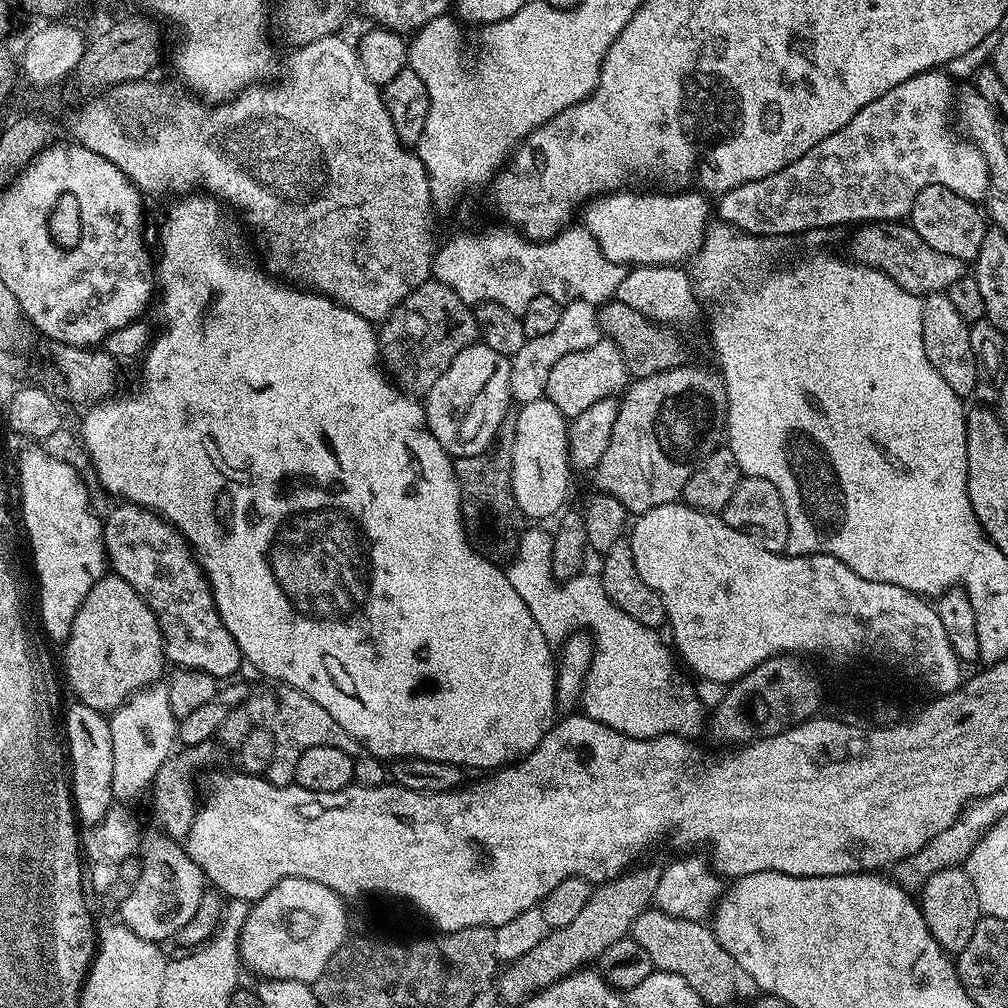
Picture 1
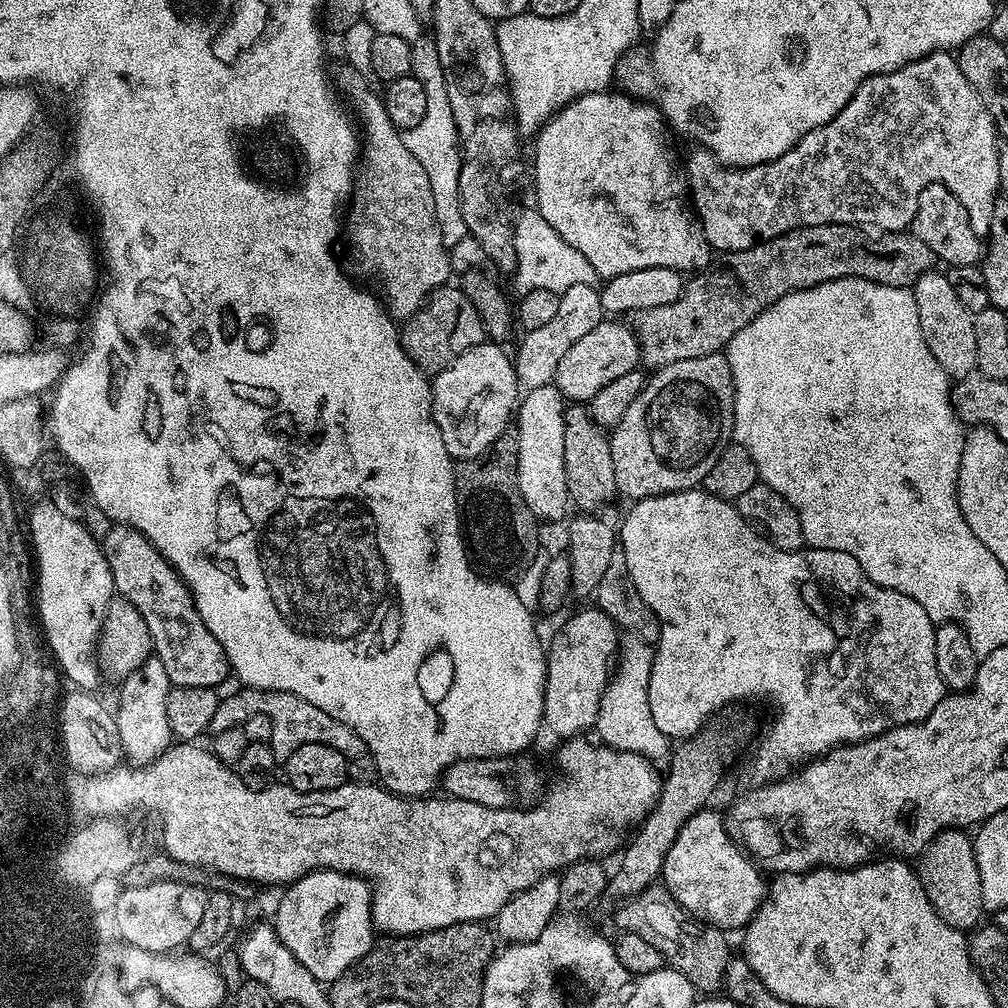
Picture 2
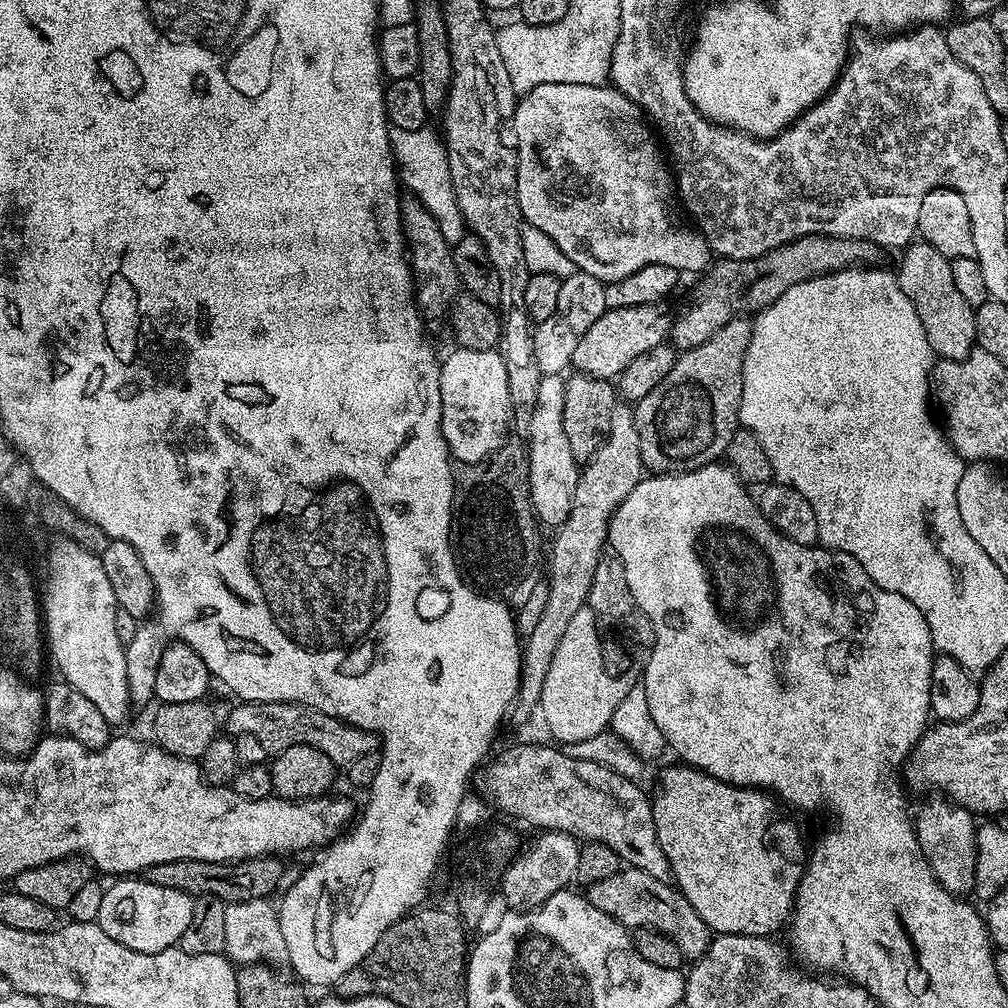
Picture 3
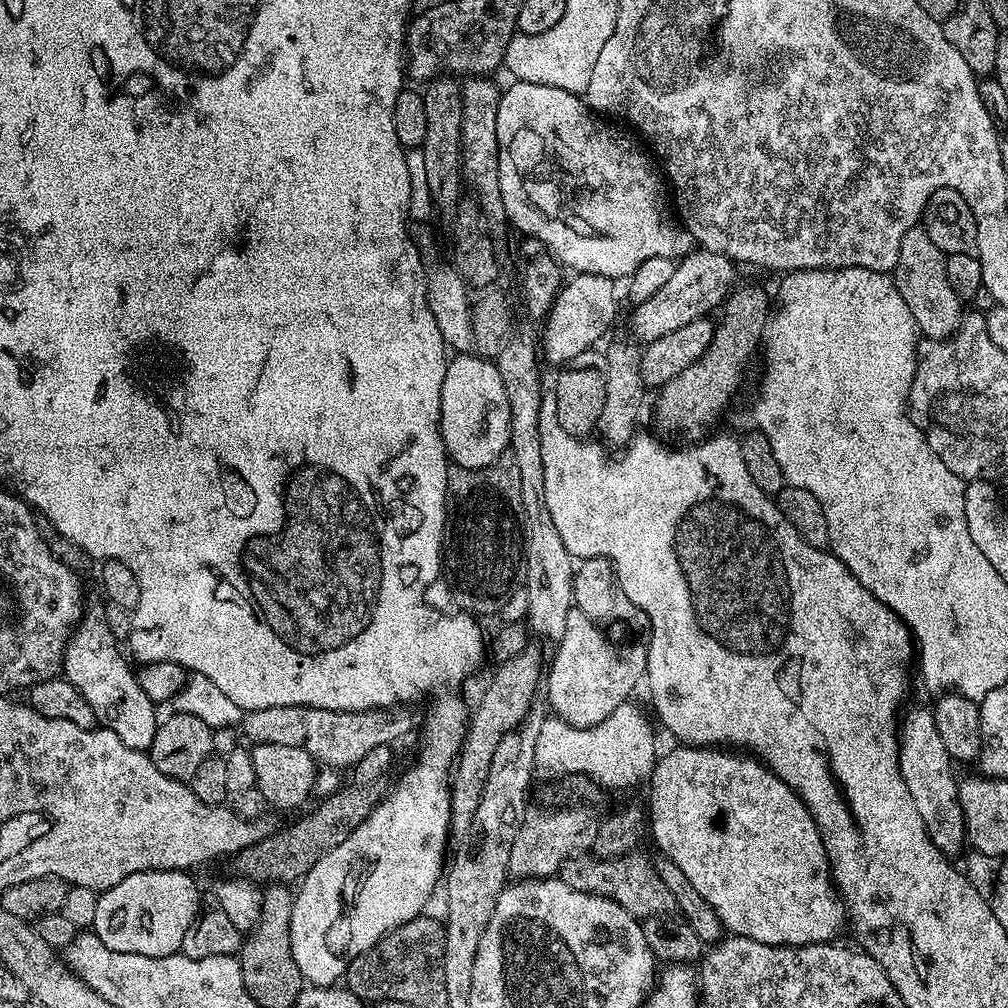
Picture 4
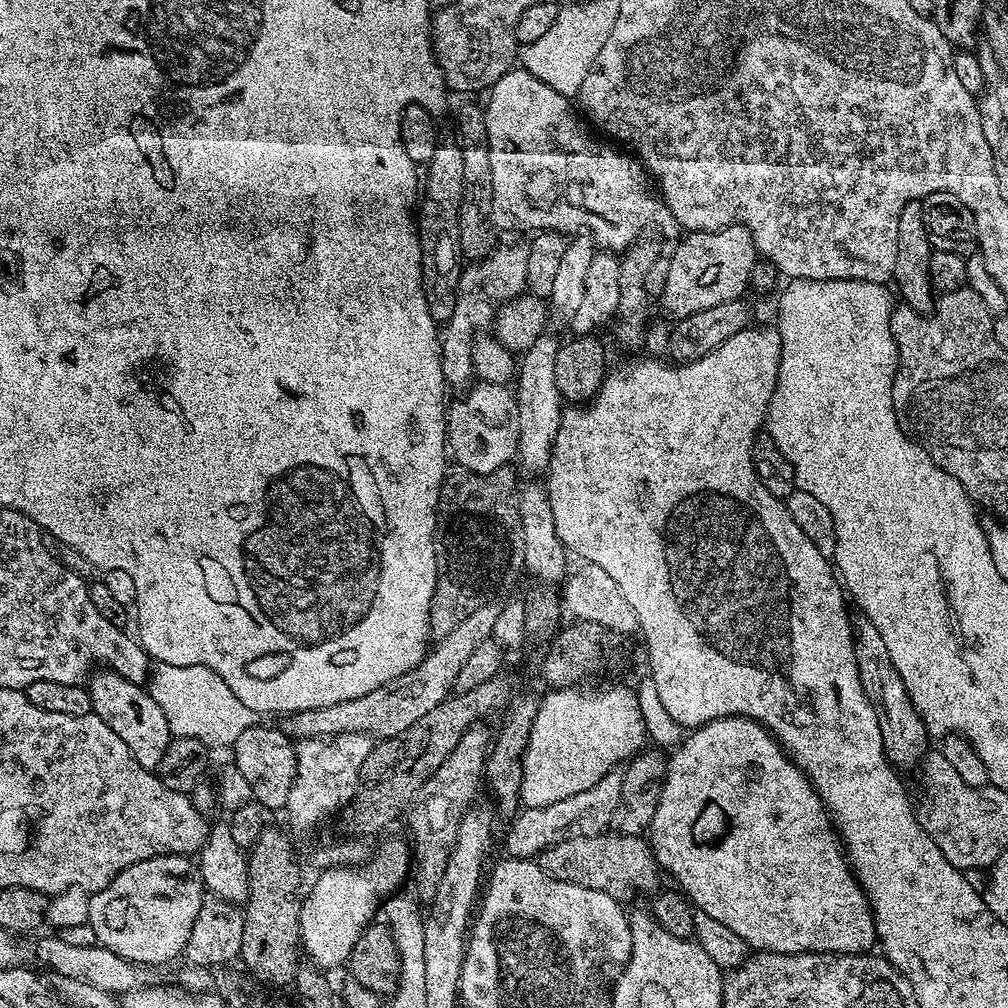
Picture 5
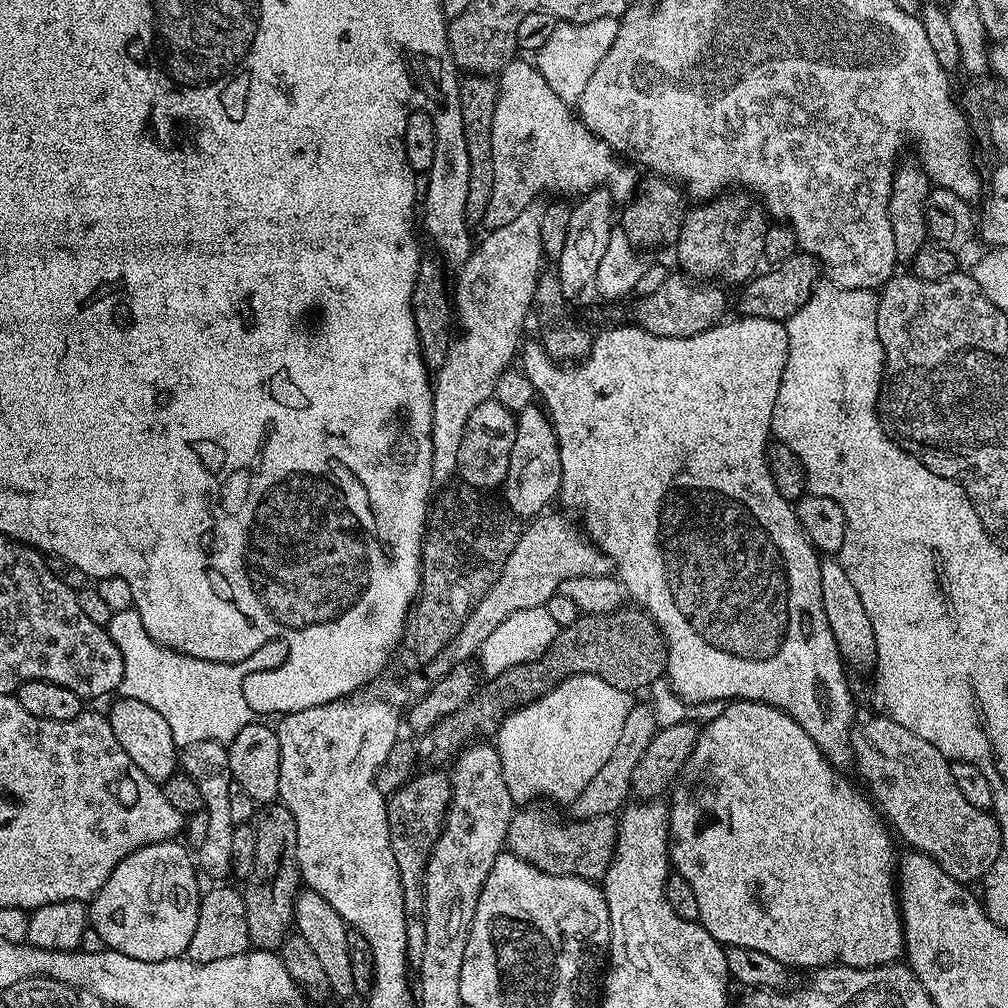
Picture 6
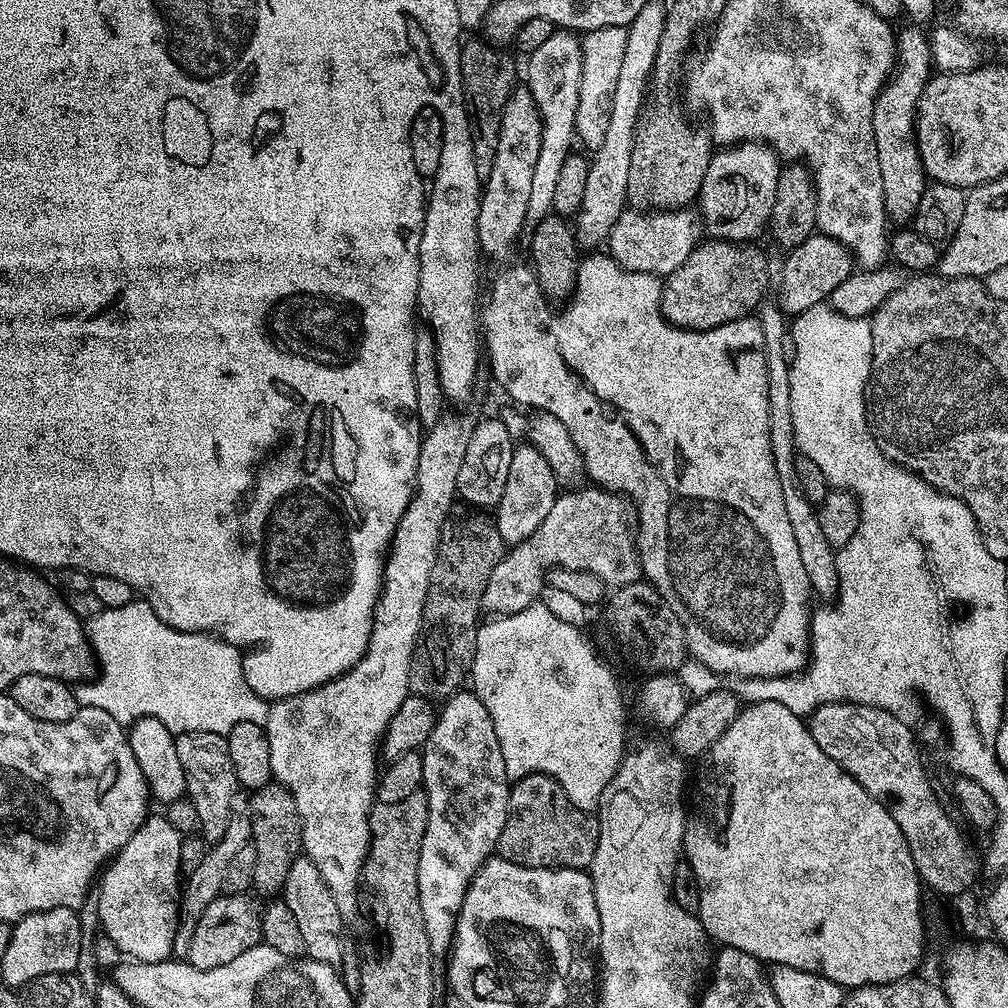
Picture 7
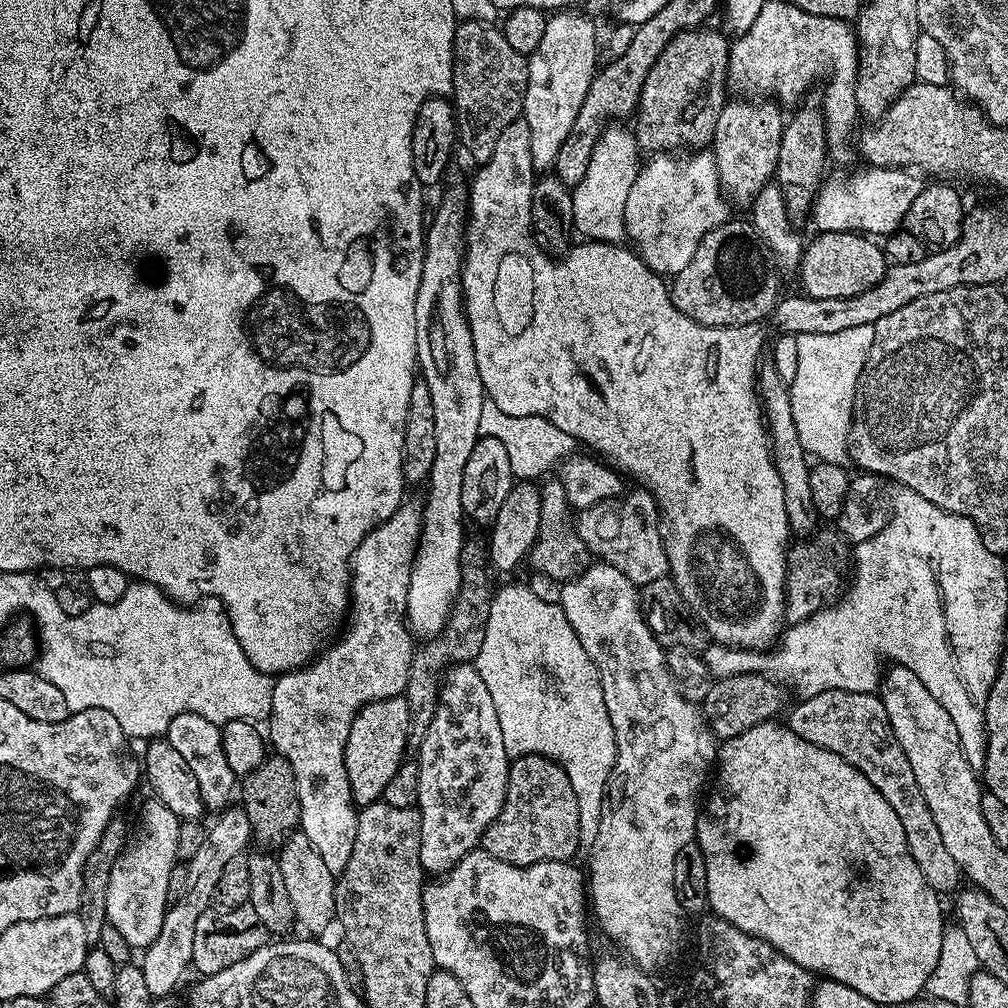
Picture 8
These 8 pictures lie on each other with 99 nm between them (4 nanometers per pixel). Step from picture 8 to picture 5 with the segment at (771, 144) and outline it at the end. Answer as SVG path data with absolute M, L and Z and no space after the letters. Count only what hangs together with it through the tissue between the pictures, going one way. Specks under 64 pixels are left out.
M731 224L713 232L690 232L683 238L685 240L670 252L670 272L662 295L664 308L670 315L683 318L698 314L702 310L710 310L710 306L722 306L722 302L741 299L745 295L744 291L749 291L752 271L758 261L754 238L749 228L744 228L741 224Z

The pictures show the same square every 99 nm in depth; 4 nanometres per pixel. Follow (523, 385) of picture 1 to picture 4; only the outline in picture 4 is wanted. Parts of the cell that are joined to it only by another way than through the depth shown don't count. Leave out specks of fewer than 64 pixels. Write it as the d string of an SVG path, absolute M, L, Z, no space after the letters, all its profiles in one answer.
M577 272L561 288L552 308L552 315L547 317L542 328L542 356L555 366L563 366L570 358L589 351L600 340L600 335L616 320L616 288L610 277L594 273Z

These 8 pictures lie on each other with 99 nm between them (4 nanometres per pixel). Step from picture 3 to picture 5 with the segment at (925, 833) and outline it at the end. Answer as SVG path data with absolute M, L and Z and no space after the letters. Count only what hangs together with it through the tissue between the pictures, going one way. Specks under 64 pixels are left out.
M860 618L855 621L854 635L858 676L866 698L874 706L874 714L878 718L878 730L882 734L884 743L884 753L896 766L912 763L915 765L923 761L930 748L928 745L930 737L920 717L920 711L914 706L898 670L894 670L894 662L890 662L890 650L886 650L886 642L882 642L882 634L878 634L872 621Z

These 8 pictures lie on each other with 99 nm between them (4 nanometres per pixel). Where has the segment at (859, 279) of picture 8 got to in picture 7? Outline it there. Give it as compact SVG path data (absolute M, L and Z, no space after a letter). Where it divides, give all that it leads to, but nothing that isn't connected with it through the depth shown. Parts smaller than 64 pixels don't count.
M813 234L784 257L784 285L780 288L778 303L789 317L825 303L842 282L854 271L852 253L842 243L823 234Z

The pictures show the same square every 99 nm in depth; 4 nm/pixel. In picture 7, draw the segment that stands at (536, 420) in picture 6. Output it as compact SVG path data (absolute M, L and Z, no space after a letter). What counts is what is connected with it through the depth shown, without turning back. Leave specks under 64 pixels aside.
M524 443L521 448L520 445L513 447L506 490L502 490L500 503L494 509L498 534L508 546L521 544L530 538L530 534L534 534L534 530L538 530L538 526L542 526L542 518L546 518L558 495L558 485L550 464L531 443Z

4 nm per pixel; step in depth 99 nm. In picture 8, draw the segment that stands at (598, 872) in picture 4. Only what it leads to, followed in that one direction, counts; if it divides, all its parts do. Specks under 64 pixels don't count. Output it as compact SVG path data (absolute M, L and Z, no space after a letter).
M536 752L513 759L508 765L504 805L498 818L484 831L482 848L502 862L523 868L547 860L571 861L582 845L578 800L566 770Z

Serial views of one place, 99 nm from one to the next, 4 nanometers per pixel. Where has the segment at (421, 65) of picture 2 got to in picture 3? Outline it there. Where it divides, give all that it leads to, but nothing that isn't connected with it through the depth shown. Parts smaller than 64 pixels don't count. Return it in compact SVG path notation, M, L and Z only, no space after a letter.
M425 126L418 130L402 130L401 128L389 127L388 137L392 147L392 156L396 159L399 179L403 187L408 188L413 197L438 222L438 230L442 230L442 238L449 244L454 245L466 235L466 225L460 208L454 198L454 186L450 178L450 166L448 165L448 150L444 146L441 133Z

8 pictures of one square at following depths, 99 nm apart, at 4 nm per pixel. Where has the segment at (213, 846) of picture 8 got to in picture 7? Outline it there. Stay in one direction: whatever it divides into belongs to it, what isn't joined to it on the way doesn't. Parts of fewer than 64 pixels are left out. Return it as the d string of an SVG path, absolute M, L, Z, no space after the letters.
M237 790L232 799L232 813L230 823L226 825L226 834L214 845L214 850L208 850L205 858L202 859L202 866L198 870L186 876L186 883L182 888L180 898L180 923L176 930L175 947L180 950L187 949L190 938L194 934L194 926L198 918L206 911L206 906L214 902L225 891L226 870L230 870L230 861L234 859L234 854L242 850L252 838L252 811L250 810L250 796L247 791Z

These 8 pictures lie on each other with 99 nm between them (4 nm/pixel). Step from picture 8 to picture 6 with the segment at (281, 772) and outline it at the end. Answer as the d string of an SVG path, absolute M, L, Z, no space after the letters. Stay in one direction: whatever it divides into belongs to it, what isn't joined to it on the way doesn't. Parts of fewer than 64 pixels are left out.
M279 802L265 804L254 817L258 834L258 851L254 854L254 870L243 881L242 895L246 906L246 924L249 941L260 950L276 950L290 934L290 925L296 915L296 896L302 891L300 867L298 866L298 830L294 822L294 814L288 807Z

